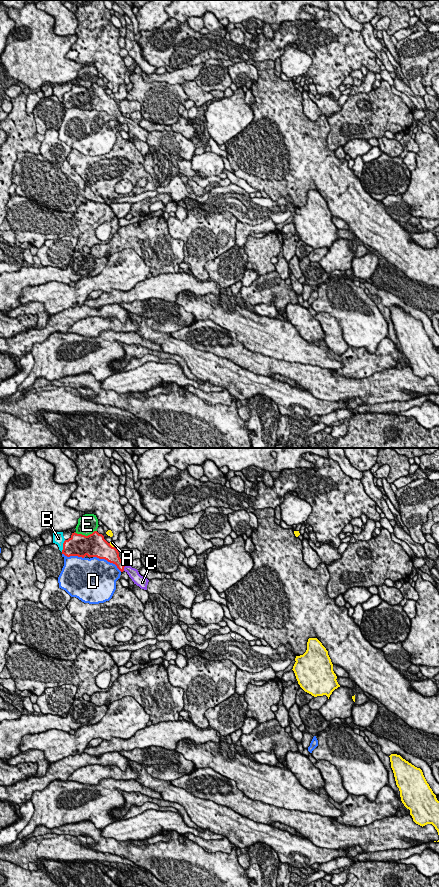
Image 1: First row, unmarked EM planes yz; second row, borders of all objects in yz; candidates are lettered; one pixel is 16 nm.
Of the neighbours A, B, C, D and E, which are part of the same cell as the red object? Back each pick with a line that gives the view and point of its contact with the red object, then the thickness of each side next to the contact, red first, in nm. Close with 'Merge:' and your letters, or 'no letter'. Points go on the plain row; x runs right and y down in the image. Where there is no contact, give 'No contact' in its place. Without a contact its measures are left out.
C: Touches red at yz (123, 120). Thickness 190 nm (red) against 170 nm
Merge: C

